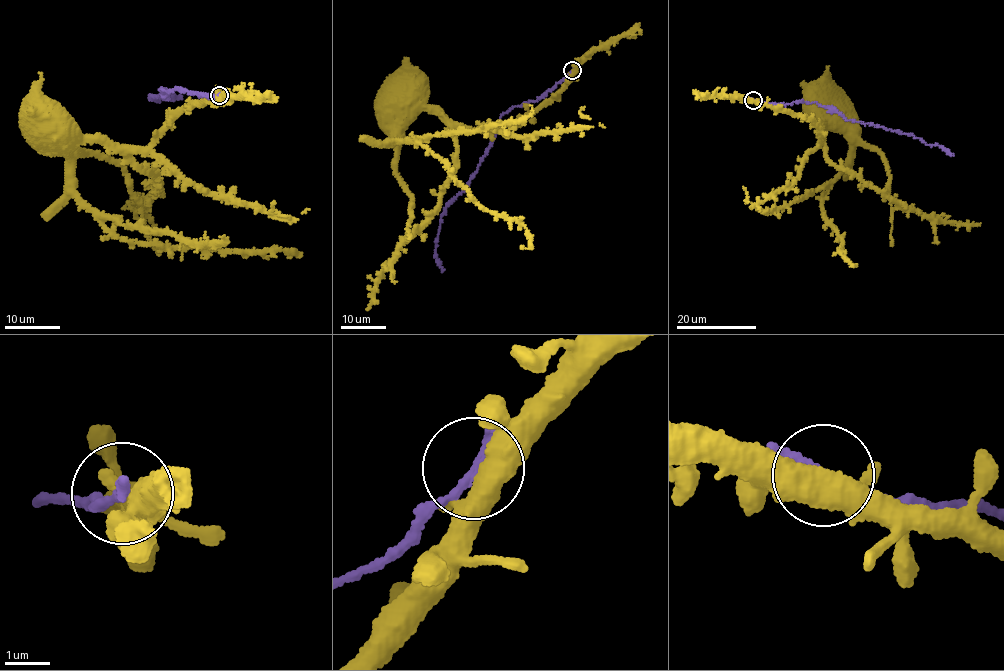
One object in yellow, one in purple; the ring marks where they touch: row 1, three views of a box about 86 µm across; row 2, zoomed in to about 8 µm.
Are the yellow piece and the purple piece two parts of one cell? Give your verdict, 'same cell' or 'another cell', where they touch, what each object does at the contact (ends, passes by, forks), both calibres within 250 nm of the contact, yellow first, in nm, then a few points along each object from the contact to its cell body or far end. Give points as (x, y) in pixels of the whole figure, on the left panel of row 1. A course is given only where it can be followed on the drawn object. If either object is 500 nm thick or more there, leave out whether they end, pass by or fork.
another cell; place (219, 95); yellow forks; purple passes by; calibres 440 and 170 nm; course yellow (220, 96), (189, 106), (143, 150), (106, 141), (81, 140), (71, 147), (59, 139); course purple (220, 96), (162, 89), (167, 98), (163, 94), (150, 97), (180, 97)

